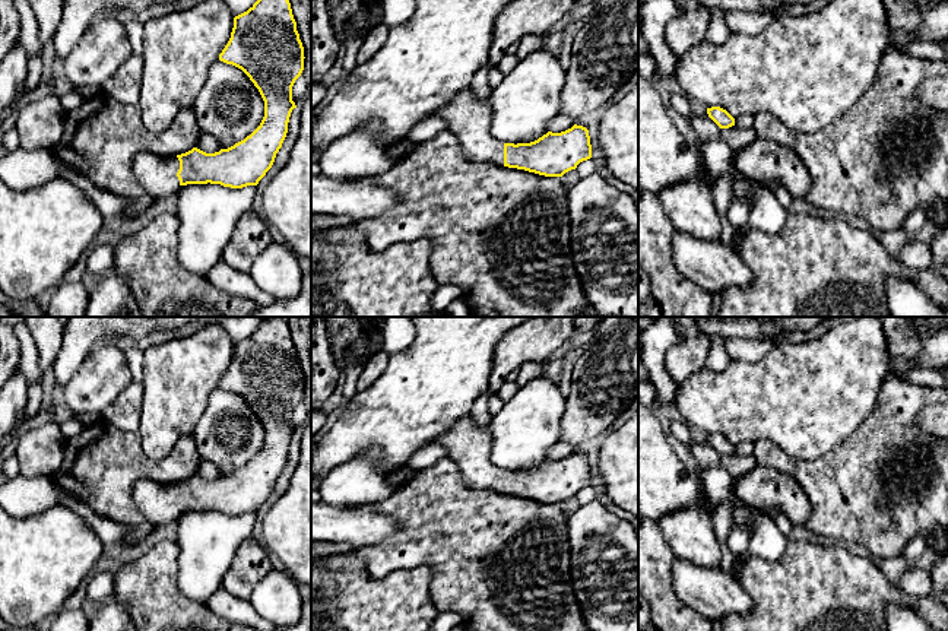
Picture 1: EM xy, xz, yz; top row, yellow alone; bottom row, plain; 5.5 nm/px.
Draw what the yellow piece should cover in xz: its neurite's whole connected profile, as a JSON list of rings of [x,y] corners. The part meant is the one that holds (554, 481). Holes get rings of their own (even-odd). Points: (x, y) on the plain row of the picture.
[[[470,415],[459,419],[435,443],[443,444],[472,489],[524,497],[545,504],[562,504],[592,485],[589,457],[574,451],[530,470],[504,470],[492,459],[491,422],[478,425]]]

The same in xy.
[[[279,317],[261,320],[247,339],[234,345],[231,365],[219,381],[221,389],[241,396],[259,416],[264,428],[260,453],[244,467],[215,481],[197,475],[172,485],[142,481],[133,491],[133,501],[146,520],[156,527],[175,523],[180,514],[187,511],[210,510],[231,516],[257,513],[272,495],[286,464],[291,440],[297,435],[292,413],[304,397],[304,386],[304,374],[288,323]]]

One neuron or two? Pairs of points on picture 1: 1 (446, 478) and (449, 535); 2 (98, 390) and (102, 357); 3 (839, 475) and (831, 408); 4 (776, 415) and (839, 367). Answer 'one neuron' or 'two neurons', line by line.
1: one neuron
2: one neuron
3: two neurons
4: one neuron

